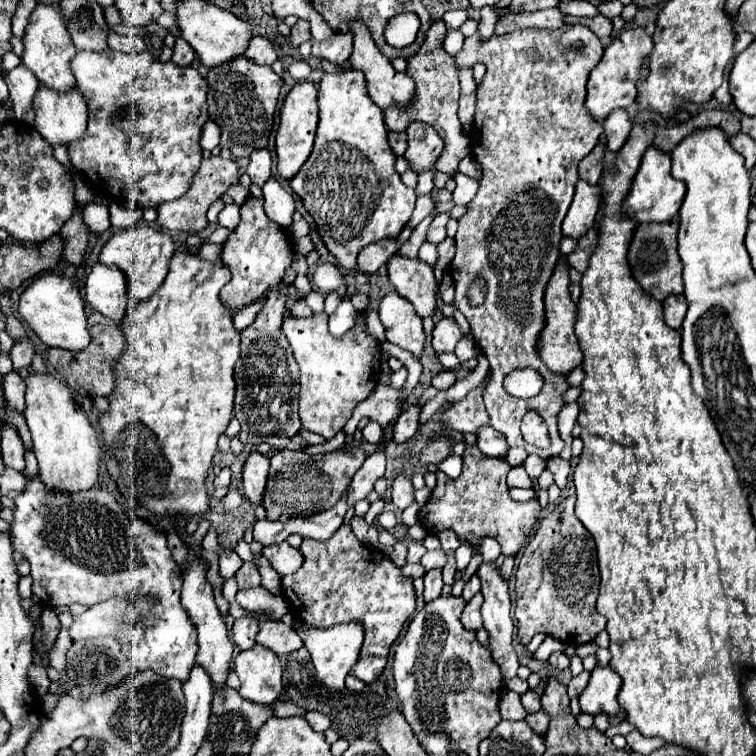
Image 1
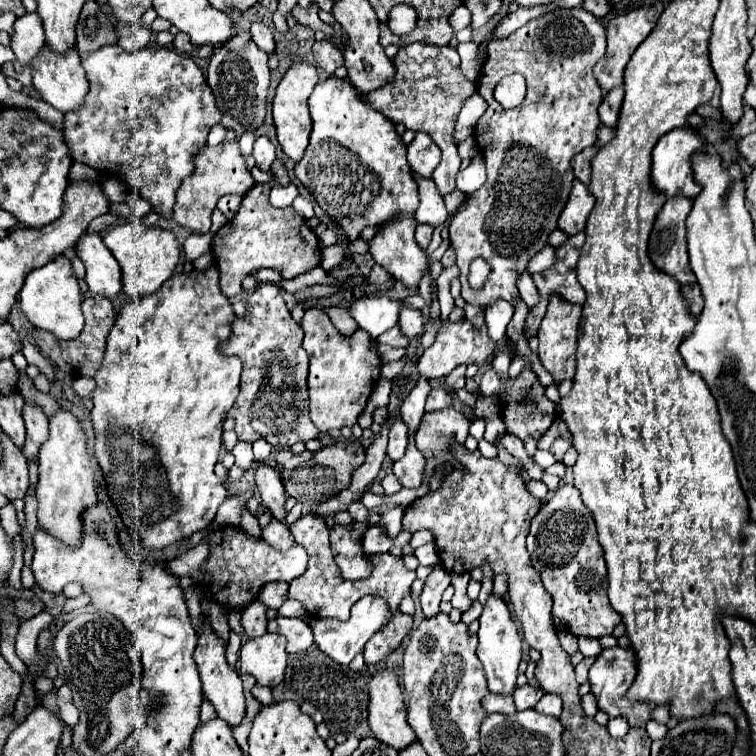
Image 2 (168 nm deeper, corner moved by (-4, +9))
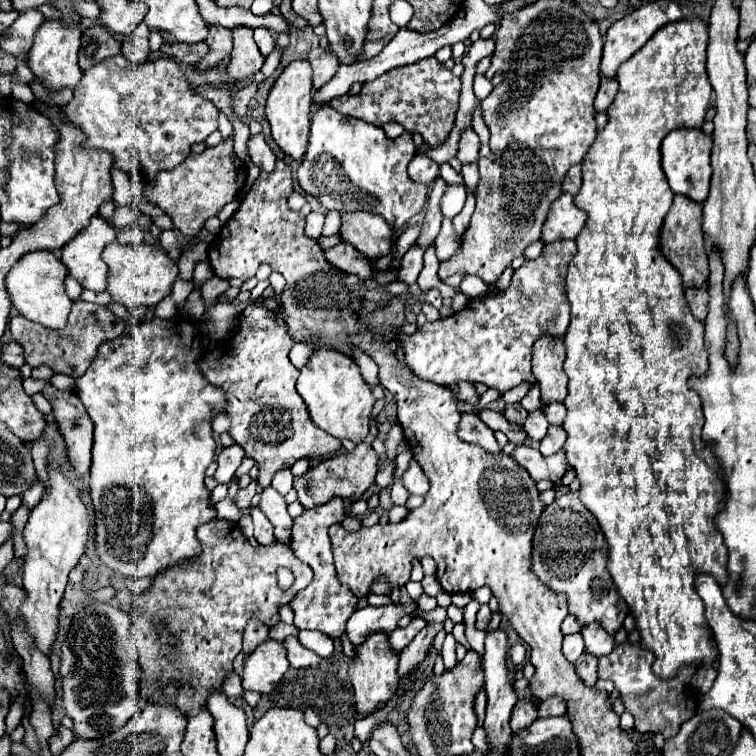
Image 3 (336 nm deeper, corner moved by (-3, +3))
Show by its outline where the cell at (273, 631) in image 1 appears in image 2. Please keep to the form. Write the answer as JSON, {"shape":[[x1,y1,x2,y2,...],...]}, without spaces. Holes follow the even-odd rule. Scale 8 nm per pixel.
{"shape":[[279,616,275,620,269,620,269,632,283,634,287,638,287,652,297,654,305,652,315,640,313,640,313,630,309,624,305,624,299,618,285,618]]}

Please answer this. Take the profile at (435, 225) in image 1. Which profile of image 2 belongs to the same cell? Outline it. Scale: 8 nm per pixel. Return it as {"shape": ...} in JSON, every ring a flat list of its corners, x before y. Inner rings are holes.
{"shape":[[417,224,415,228,415,242,419,244,419,248,427,248,429,242,431,242,431,234,433,234,433,228,427,226,427,224]]}

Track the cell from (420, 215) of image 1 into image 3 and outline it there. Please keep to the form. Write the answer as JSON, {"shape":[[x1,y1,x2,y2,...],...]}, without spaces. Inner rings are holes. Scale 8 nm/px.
{"shape":[[414,156,412,162,408,164,408,174,414,182,432,184,434,178,440,174,440,166,426,156]]}

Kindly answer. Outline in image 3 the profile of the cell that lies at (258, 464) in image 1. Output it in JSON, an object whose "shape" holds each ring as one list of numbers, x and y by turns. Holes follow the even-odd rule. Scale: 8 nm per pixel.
{"shape":[[272,486,264,488,262,494,260,494,260,510,274,524,274,536,276,536,276,540,284,542,284,544,290,544,292,518,288,516,284,496,280,492,276,492]]}

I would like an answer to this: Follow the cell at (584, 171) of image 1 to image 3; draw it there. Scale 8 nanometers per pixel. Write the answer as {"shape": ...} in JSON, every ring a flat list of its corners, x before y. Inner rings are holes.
{"shape":[[574,164,568,170,568,174,566,174,564,182,562,182,562,188,564,188,564,192,570,192,570,194,576,196,580,192,580,186,582,186,582,166]]}

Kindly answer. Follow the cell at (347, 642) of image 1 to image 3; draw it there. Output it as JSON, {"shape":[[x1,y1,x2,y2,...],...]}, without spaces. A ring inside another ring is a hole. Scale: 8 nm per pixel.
{"shape":[[416,602,410,604,388,604,388,606,366,606,356,610,346,626,346,636,354,646,360,646,370,634,390,634,404,614,410,614]]}

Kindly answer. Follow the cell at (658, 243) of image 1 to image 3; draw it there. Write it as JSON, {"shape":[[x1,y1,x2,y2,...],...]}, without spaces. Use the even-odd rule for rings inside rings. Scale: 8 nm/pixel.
{"shape":[[674,196,672,208,668,210,662,224,660,252,680,272,684,288,700,288,706,282,708,254,704,248,704,232,702,232,702,204,692,202,686,196]]}

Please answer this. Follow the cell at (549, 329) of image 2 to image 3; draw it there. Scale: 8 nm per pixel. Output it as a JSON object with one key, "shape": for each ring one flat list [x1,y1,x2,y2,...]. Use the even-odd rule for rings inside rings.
{"shape":[[542,334,534,342,534,358,532,358,532,374,542,392,542,402,550,404,554,400,562,402,568,392,568,378,562,370,566,356,564,336,552,338,550,334]]}

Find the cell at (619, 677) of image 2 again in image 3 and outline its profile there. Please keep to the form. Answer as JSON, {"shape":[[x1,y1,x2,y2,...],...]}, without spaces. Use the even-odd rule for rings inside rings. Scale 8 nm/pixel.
{"shape":[[624,642,616,646,608,656,600,658,598,678,610,679,614,682,614,688,620,692,620,700,626,712,634,716,636,730,640,734,652,730,652,732,662,732,664,738,672,738,680,730,682,722,692,718,696,712,696,704,692,702,690,696,686,696,686,688,684,688,690,678,690,670,682,668,678,678,666,682,654,676,652,662,654,662,654,654,650,654,650,650,642,650,638,644,632,646]]}

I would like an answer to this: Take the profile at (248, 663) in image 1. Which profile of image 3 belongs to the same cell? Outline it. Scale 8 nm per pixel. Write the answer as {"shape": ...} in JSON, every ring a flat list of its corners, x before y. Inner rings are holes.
{"shape":[[266,640,252,654,246,656,242,670,244,690,270,694,288,670,286,648,282,642]]}

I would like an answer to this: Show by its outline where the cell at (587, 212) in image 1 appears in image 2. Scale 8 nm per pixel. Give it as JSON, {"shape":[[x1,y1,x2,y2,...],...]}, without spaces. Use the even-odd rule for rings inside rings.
{"shape":[[579,180,573,182,573,190,569,194,569,204,565,204,557,228,561,228,567,236,573,236,585,228,587,216,595,206,595,198,587,192,587,186,581,184]]}

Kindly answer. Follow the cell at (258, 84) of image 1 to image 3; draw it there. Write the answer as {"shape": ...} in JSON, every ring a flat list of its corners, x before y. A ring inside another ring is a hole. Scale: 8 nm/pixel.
{"shape":[[238,26,232,30,234,34,234,50,228,62,228,74,234,80,248,80,262,68,262,54,252,38,252,30]]}

